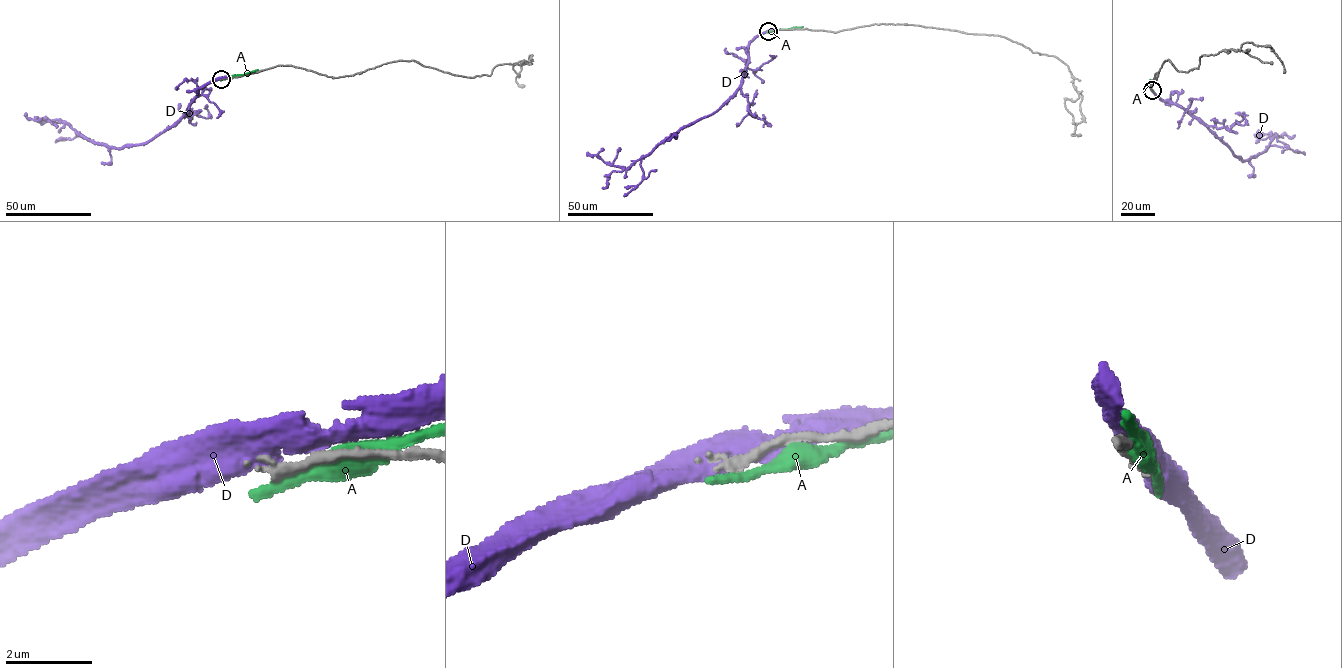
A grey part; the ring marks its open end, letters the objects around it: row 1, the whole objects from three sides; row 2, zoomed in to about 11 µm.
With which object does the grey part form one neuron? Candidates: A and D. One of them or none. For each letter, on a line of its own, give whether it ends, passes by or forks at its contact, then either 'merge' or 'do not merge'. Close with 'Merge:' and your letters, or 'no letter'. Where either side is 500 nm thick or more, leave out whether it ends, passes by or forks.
A: it ends there; do not merge
D: it passes by; do not merge
Merge: no letter

